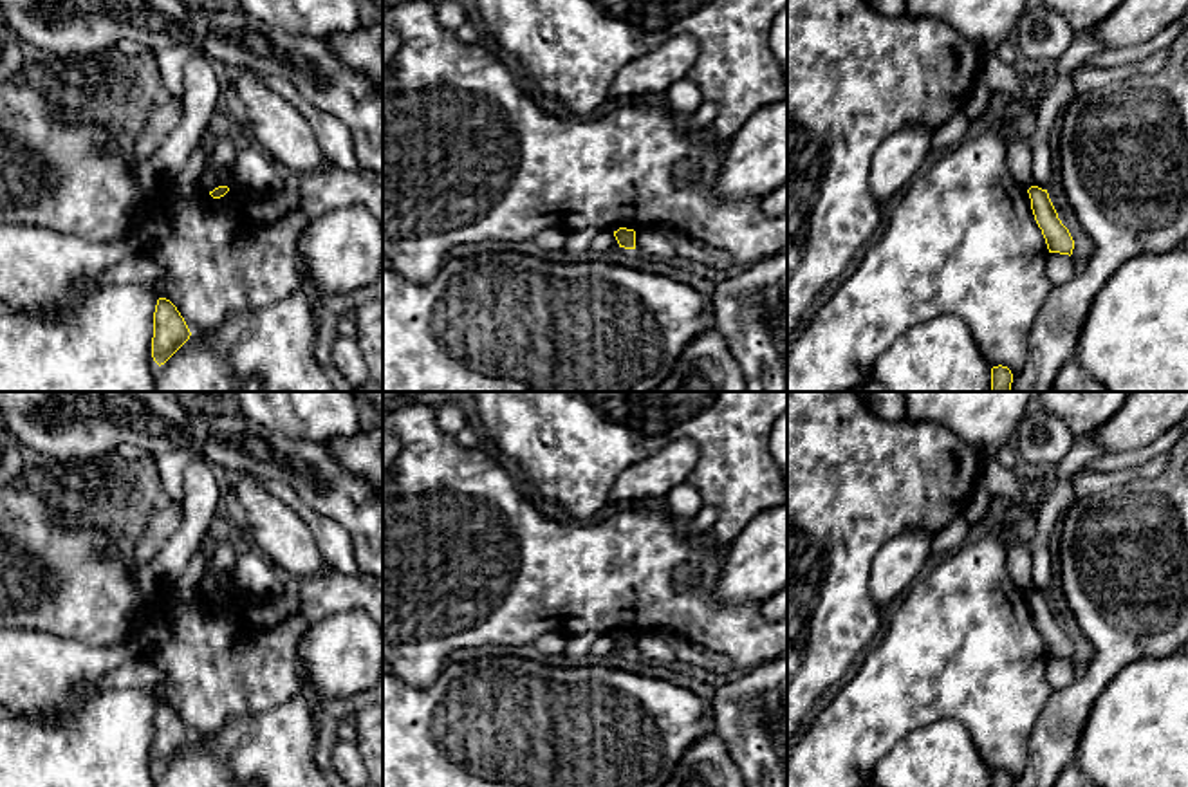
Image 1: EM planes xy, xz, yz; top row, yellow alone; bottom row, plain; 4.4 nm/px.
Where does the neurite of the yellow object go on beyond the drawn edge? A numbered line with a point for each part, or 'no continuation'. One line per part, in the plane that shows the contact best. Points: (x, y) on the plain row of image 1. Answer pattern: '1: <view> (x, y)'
no continuation

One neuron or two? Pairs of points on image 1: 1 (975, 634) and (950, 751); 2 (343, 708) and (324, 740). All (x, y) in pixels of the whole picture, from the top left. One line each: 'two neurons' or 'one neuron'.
1: two neurons
2: one neuron

